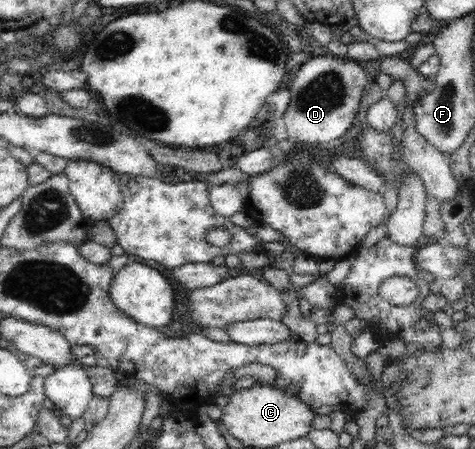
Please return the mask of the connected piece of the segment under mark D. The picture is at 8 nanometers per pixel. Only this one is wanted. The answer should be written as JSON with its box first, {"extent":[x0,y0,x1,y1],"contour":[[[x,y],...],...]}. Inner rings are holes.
{"extent":[285,56,368,147],"contour":[[[311,56],[298,69],[289,91],[291,100],[285,113],[286,139],[294,144],[330,147],[354,123],[360,109],[368,75],[361,64],[338,56]]]}

